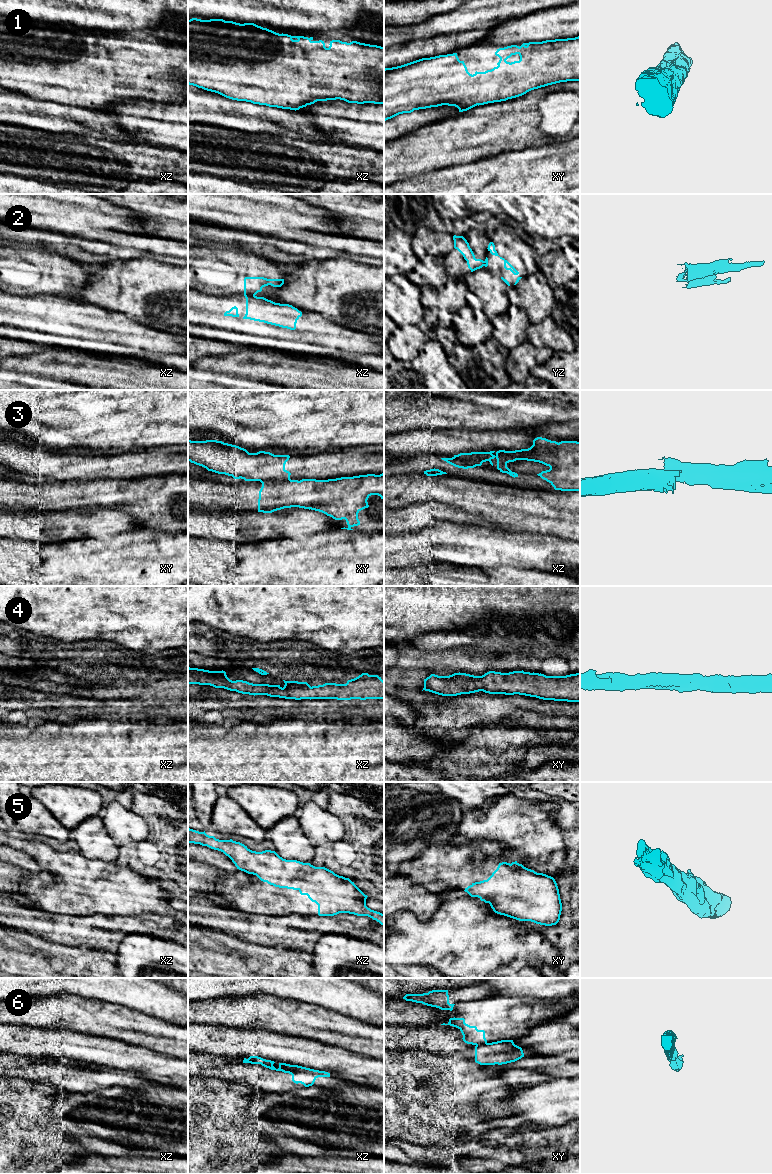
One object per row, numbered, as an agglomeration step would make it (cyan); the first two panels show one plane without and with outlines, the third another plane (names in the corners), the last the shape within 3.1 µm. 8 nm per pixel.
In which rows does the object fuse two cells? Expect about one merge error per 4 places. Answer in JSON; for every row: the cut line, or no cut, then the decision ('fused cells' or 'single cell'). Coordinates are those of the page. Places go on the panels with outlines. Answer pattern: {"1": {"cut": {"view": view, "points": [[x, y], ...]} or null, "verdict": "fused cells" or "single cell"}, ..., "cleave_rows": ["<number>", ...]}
{"1": {"cut": null, "verdict": "single cell"}, "2": {"cut": {"view": "xz", "points": [[244, 294], [254, 296]]}, "verdict": "fused cells"}, "3": {"cut": {"view": "xz", "points": [[454, 455], [460, 458], [481, 458], [484, 461]]}, "verdict": "fused cells"}, "4": {"cut": null, "verdict": "single cell"}, "5": {"cut": null, "verdict": "single cell"}, "6": {"cut": {"view": "xy", "points": [[486, 1042], [476, 1045]]}, "verdict": "fused cells"}, "cleave_rows": ["2", "3", "6"]}

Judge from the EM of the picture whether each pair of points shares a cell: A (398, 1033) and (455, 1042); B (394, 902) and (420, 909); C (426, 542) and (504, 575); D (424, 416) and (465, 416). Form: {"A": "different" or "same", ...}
{"A": "same", "B": "same", "C": "different", "D": "same"}

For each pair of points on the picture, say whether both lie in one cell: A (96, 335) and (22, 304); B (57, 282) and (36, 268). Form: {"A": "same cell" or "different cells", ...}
{"A": "same cell", "B": "same cell"}

